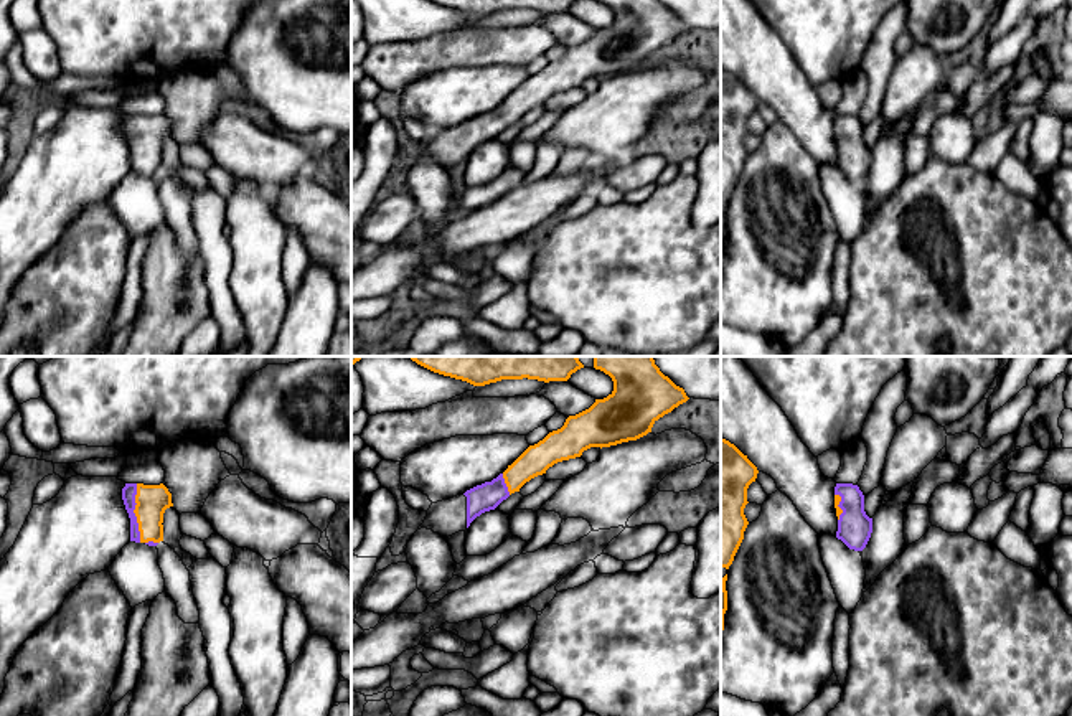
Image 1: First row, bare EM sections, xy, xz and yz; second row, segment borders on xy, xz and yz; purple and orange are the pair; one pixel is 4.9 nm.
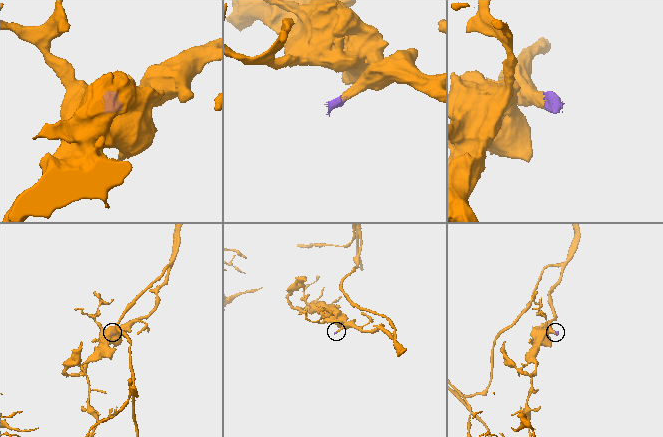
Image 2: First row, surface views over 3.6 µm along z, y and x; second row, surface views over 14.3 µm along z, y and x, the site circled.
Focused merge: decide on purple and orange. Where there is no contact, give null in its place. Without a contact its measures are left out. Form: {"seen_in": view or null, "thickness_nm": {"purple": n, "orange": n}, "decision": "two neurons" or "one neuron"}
{"seen_in": "xy", "thickness_nm": {"purple": 70, "orange": 160}, "decision": "one neuron"}

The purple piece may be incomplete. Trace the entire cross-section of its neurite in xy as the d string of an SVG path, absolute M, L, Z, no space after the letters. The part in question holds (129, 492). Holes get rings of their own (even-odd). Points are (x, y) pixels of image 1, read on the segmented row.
M125 483L122 500L130 518L130 541L148 546L163 541L163 513L173 506L168 488L163 483Z

